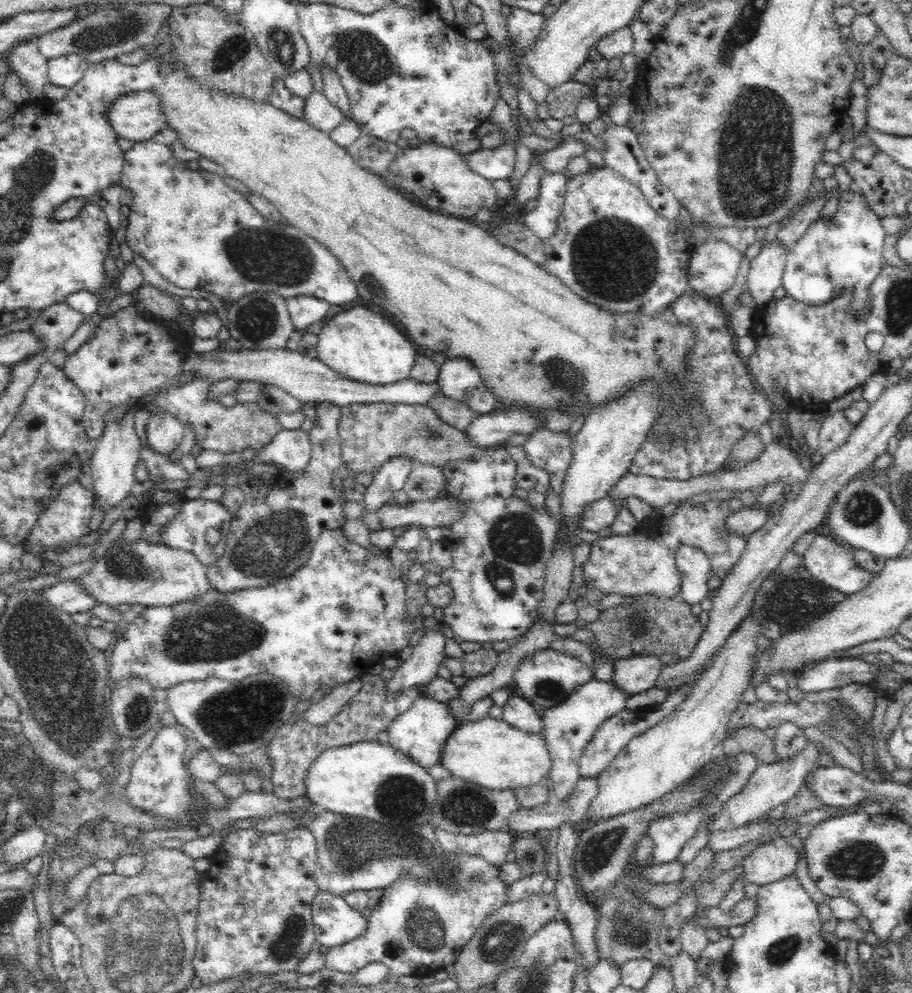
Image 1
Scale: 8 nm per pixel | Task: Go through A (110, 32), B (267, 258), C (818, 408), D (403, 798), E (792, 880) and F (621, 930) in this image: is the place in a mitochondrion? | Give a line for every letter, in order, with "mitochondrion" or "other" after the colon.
A: mitochondrion
B: mitochondrion
C: other
D: mitochondrion
E: other
F: mitochondrion

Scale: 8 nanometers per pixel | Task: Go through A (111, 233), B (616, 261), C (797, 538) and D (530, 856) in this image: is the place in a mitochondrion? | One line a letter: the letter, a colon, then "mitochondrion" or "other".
A: other
B: mitochondrion
C: other
D: mitochondrion

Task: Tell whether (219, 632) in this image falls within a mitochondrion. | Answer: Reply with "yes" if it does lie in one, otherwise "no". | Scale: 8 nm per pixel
yes

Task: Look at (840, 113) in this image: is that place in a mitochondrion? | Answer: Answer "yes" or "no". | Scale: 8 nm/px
no

